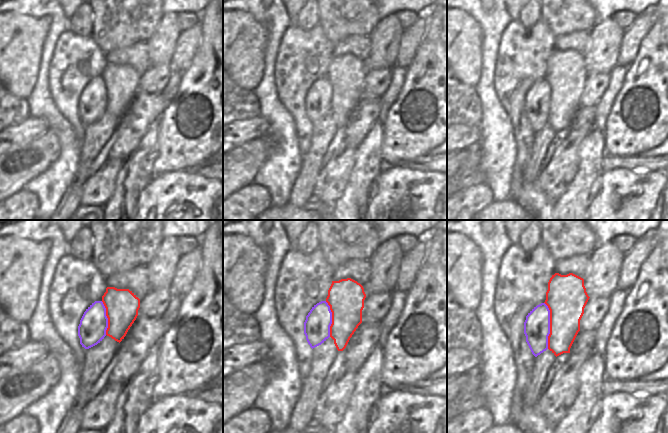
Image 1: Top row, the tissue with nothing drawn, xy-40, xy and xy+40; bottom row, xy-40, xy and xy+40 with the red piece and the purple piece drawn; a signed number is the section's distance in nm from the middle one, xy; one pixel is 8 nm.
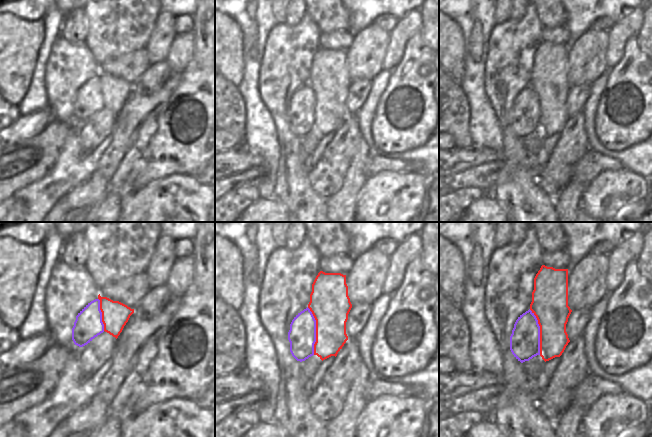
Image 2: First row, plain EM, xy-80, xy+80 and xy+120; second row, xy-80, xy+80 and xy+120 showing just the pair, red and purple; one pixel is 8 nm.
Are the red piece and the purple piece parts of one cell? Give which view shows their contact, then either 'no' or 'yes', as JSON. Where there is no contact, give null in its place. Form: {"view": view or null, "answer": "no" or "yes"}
{"view": "xy+40", "answer": "no"}

